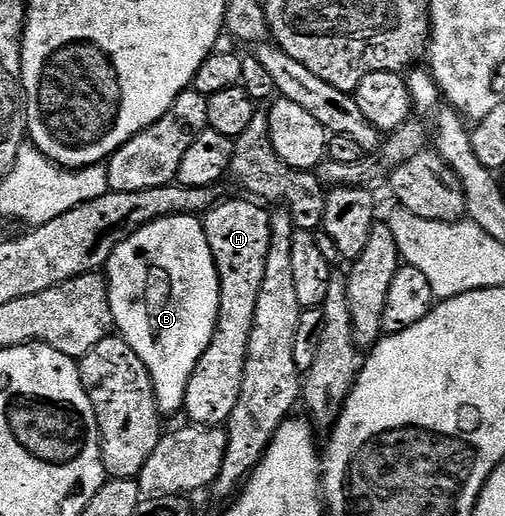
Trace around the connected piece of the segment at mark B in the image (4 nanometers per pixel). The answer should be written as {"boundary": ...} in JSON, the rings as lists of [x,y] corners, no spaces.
{"boundary":[[[194,214],[165,216],[136,230],[116,250],[104,269],[106,285],[110,291],[110,305],[114,328],[126,337],[128,346],[150,371],[154,393],[158,399],[158,411],[163,414],[183,411],[188,394],[188,378],[196,370],[196,362],[208,350],[212,334],[218,325],[220,310],[220,282],[218,266],[208,244],[203,221]]]}

